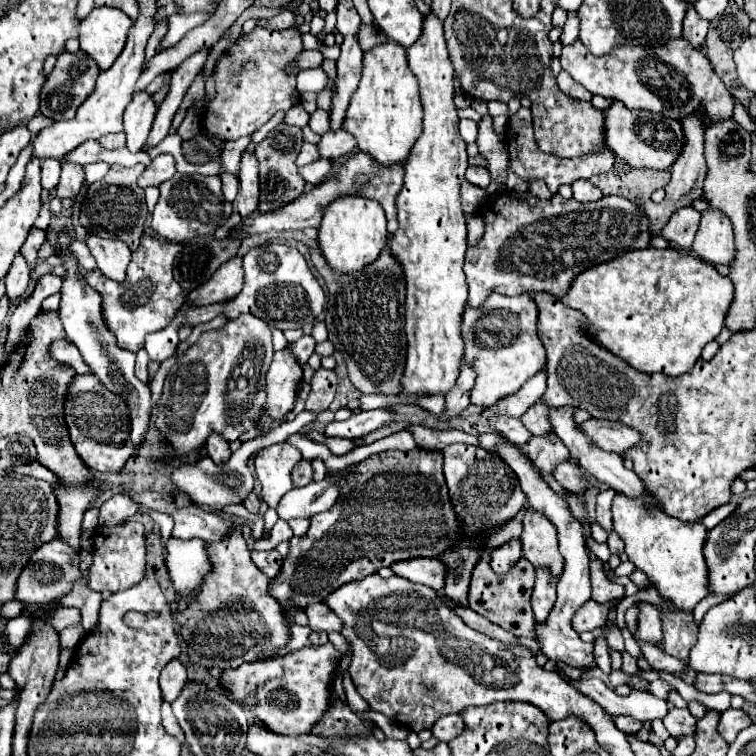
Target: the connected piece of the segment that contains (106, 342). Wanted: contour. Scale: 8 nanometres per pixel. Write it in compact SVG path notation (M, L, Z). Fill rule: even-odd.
M61 235L59 237L59 251L61 257L65 257L63 267L67 269L67 277L63 281L63 289L61 289L61 307L59 307L59 315L65 327L67 337L71 339L73 345L77 345L77 349L81 351L85 363L93 369L93 373L101 379L101 383L111 389L113 393L125 397L127 405L129 405L129 417L131 417L131 441L135 447L139 447L145 441L145 433L149 429L149 407L151 407L151 391L147 387L147 383L141 383L133 369L135 369L135 353L131 351L123 351L117 347L115 343L115 335L105 327L103 315L101 315L101 297L95 289L91 289L83 277L77 271L77 259L69 253L69 237Z

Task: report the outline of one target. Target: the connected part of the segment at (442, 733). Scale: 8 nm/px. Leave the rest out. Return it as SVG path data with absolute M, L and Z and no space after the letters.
M447 715L435 721L435 725L431 727L431 735L435 735L437 741L451 741L463 731L463 727L465 725L459 715Z

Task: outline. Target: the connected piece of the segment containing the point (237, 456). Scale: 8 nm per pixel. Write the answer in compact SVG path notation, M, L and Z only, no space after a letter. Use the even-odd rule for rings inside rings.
M303 411L303 413L297 415L293 421L277 425L277 427L275 427L271 433L267 433L265 437L257 437L257 439L251 439L251 441L243 443L241 449L235 451L227 463L215 465L209 457L203 457L203 459L197 459L195 463L181 465L179 469L175 469L175 471L171 473L171 479L173 479L173 483L177 485L179 491L189 493L189 497L191 497L191 501L193 501L195 505L211 505L211 507L217 507L217 509L223 509L223 507L227 507L227 505L241 505L243 499L253 491L253 475L251 475L249 467L247 467L247 459L251 457L251 453L253 453L255 449L261 449L261 447L267 447L267 445L285 441L285 437L289 437L291 433L297 433L303 425L311 423L313 419L315 419L313 413Z

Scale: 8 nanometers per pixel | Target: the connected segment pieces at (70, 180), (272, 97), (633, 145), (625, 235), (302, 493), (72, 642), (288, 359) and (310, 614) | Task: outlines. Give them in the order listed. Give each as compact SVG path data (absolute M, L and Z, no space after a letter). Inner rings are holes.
M65 163L63 171L61 171L61 181L55 189L59 199L75 199L75 195L79 193L81 185L85 181L85 171L81 165L75 163Z
M255 27L247 37L239 37L239 41L231 47L231 55L217 61L217 97L205 111L205 131L225 141L235 141L243 135L255 133L275 113L291 109L293 95L297 91L297 73L287 75L285 69L301 53L303 43L299 29L269 31Z
M611 101L609 109L605 111L605 141L617 157L625 159L631 167L651 167L651 169L667 169L677 159L685 137L681 123L665 117L661 113L641 111L641 109L627 109L621 101Z
M503 191L489 195L481 213L487 221L485 235L465 255L469 305L473 307L479 307L493 291L503 295L529 291L563 295L579 273L627 251L645 249L651 239L645 213L635 203L615 195L595 203L579 203L575 199L561 199L561 195L541 201L531 193Z
M325 477L323 481L287 491L283 501L279 501L277 513L285 521L297 517L313 517L315 513L331 509L337 495L339 495L339 485L335 485L331 477Z
M79 623L79 625L71 625L71 627L63 629L63 633L59 633L59 635L61 635L61 647L73 649L73 647L77 647L77 643L83 639L85 629L83 629L83 625Z
M291 347L275 351L267 371L267 413L275 421L281 421L293 409L301 379L303 371Z
M315 603L315 605L307 605L305 607L305 615L309 619L309 627L313 631L341 631L343 623L339 621L339 617L335 617L335 613L331 613L331 609L327 609L325 603Z

